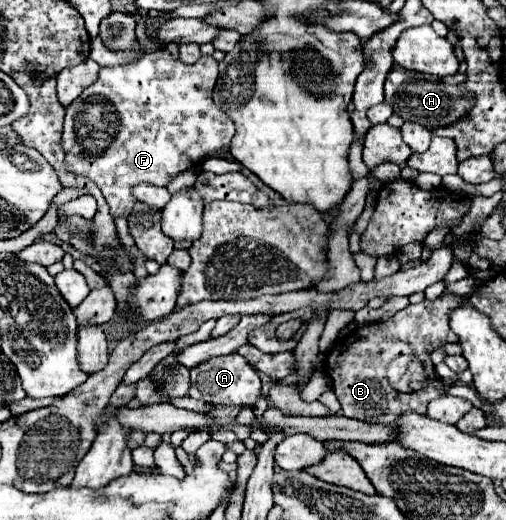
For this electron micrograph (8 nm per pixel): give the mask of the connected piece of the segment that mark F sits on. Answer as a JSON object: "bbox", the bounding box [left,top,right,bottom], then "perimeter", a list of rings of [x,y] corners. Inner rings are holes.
{"bbox":[62,49,234,217],"perimeter":[[[160,49],[160,51],[154,51],[154,53],[146,53],[142,55],[138,61],[134,61],[132,65],[122,65],[122,67],[106,67],[100,71],[100,77],[94,85],[90,85],[88,89],[82,91],[82,95],[72,101],[72,105],[68,105],[66,109],[66,123],[64,123],[64,133],[62,133],[62,149],[66,153],[66,167],[70,173],[76,173],[76,175],[86,175],[90,177],[104,193],[108,205],[110,205],[110,211],[112,211],[112,217],[128,217],[128,213],[132,211],[132,205],[136,203],[136,199],[132,197],[132,187],[140,181],[146,181],[146,183],[152,183],[152,185],[168,185],[178,173],[186,171],[186,169],[192,169],[196,165],[200,165],[204,161],[204,157],[208,157],[210,153],[220,153],[220,151],[228,151],[228,145],[230,145],[230,139],[234,137],[234,123],[232,119],[212,101],[212,91],[214,91],[214,85],[216,85],[216,79],[218,79],[218,63],[208,55],[202,55],[198,63],[194,65],[184,65],[182,61],[178,59],[172,59],[172,55],[166,51],[166,49]]]}

